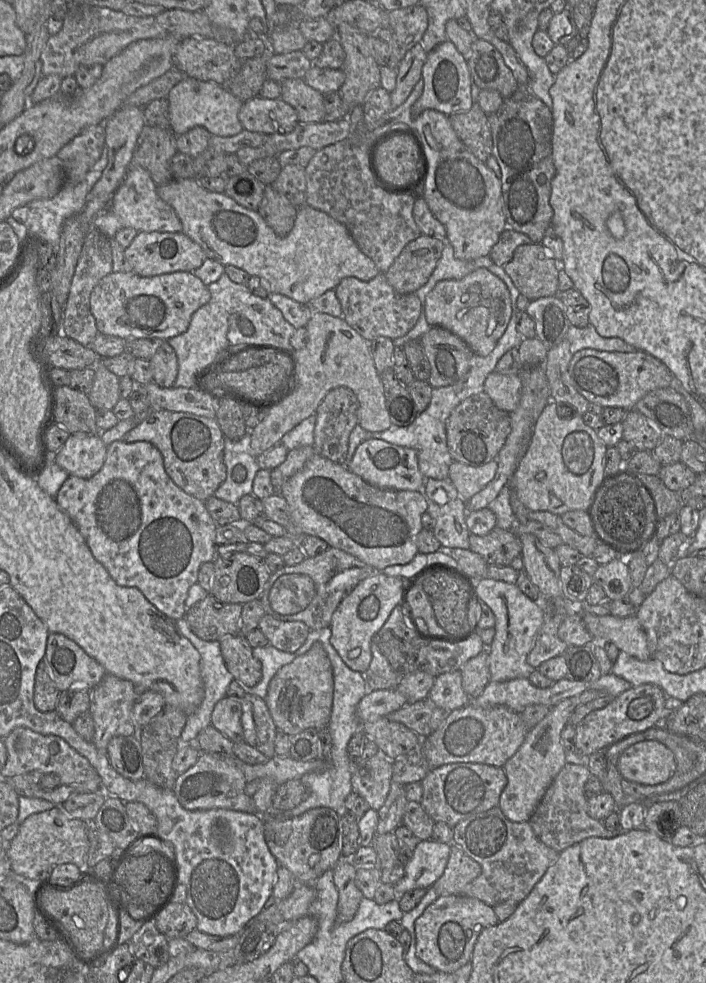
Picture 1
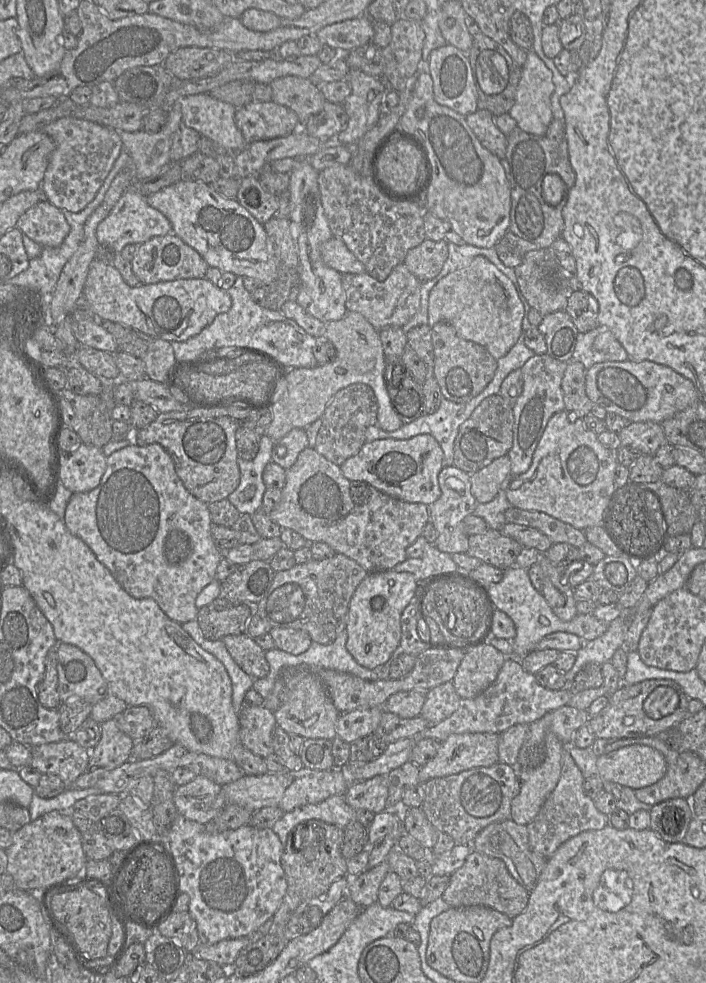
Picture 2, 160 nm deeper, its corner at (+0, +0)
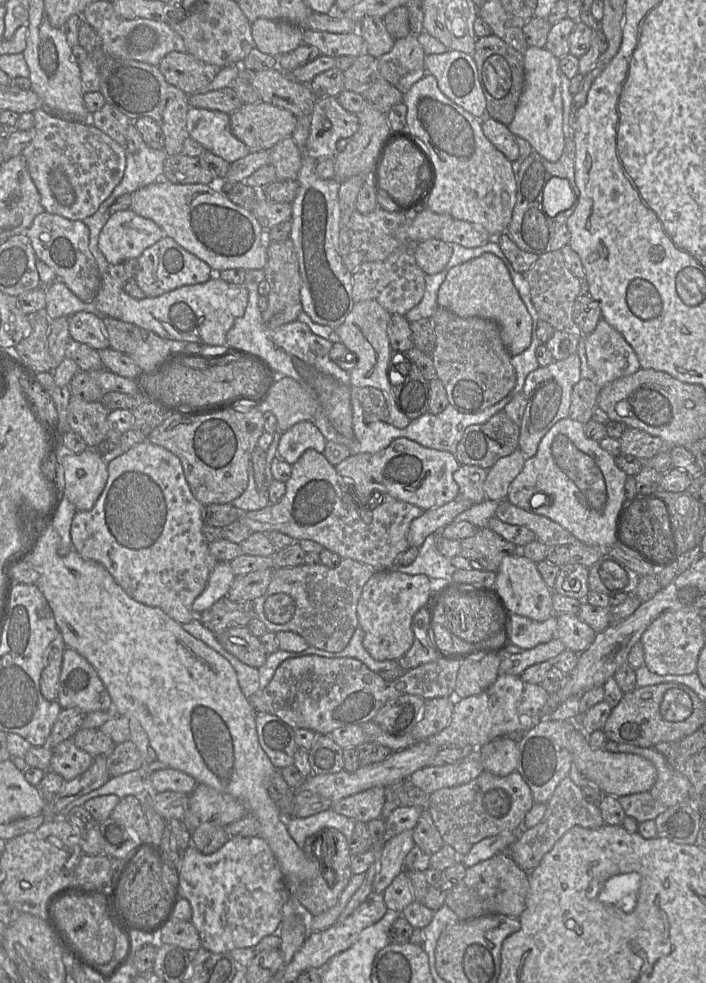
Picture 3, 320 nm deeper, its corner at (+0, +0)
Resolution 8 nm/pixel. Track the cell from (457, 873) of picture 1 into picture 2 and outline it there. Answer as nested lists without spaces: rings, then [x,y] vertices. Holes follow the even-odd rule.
[[[473,850],[464,864],[450,875],[450,882],[442,898],[450,907],[482,906],[505,914],[511,920],[527,906],[530,892],[523,888],[509,873],[505,863]]]

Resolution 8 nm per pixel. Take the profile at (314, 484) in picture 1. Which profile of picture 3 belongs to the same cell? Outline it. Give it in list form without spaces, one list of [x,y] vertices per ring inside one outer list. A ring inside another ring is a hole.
[[[307,449],[291,465],[291,476],[285,483],[286,492],[277,504],[263,509],[239,512],[239,520],[252,532],[266,534],[278,531],[295,541],[312,540],[335,552],[341,559],[352,559],[374,571],[388,571],[397,556],[410,548],[407,535],[411,522],[423,510],[382,492],[382,503],[372,511],[372,521],[366,524],[360,518],[360,507],[351,496],[350,484],[338,474],[323,453]]]

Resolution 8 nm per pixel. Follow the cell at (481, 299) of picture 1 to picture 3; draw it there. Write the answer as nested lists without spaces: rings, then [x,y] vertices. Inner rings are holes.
[[[486,252],[479,257],[454,266],[447,273],[437,295],[438,307],[461,317],[481,317],[496,322],[501,339],[511,356],[525,351],[532,340],[532,318],[516,289],[503,261]]]

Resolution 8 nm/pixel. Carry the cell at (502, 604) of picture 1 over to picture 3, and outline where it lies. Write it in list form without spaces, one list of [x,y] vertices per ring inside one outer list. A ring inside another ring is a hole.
[[[520,551],[503,558],[496,574],[493,586],[500,593],[511,613],[535,621],[545,621],[554,615],[553,591],[546,585],[538,572],[537,564],[523,556]]]

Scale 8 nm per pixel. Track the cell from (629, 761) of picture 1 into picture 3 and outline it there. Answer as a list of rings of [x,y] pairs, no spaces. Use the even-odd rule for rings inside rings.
[[[576,725],[574,730],[569,733],[569,745],[572,762],[605,794],[619,798],[629,794],[648,792],[656,782],[657,770],[651,761],[636,754],[613,753],[604,748],[593,748],[589,744],[588,735]]]

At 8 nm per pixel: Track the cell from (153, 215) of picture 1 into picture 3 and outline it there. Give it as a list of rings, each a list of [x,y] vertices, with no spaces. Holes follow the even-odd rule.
[[[129,208],[109,216],[100,232],[98,248],[110,266],[122,266],[128,259],[138,259],[146,248],[165,236],[154,221]]]

